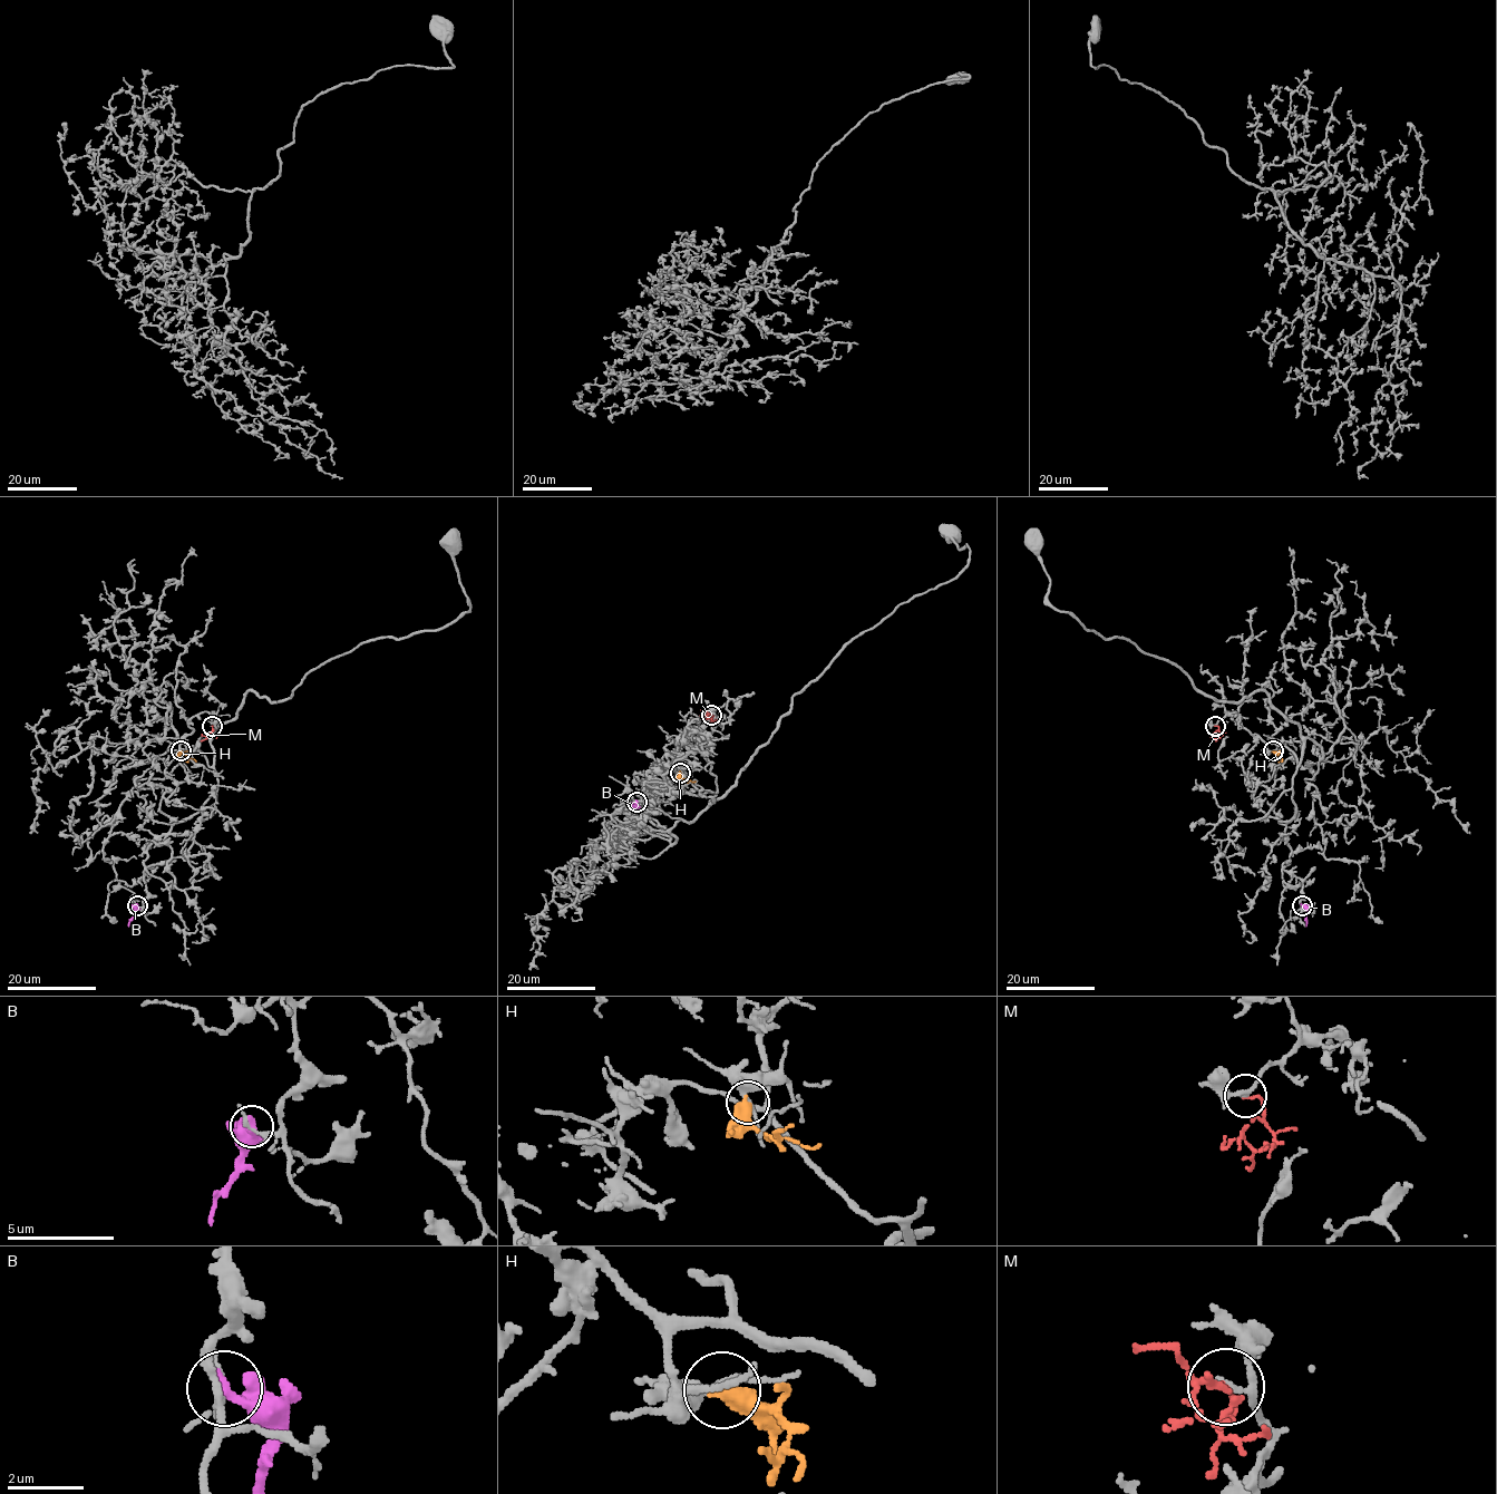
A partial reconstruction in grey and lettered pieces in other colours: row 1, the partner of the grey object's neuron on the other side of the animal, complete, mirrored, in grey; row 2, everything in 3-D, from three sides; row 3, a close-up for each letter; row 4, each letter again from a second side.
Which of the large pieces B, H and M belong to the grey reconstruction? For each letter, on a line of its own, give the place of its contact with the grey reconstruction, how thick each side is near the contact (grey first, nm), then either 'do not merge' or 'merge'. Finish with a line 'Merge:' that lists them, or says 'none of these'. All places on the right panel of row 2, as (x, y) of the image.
B: (1302, 905) | 140/320 nm | do not merge
H: (1273, 750) | 280/550 nm | do not merge
M: (1215, 726) | 130/110 nm | do not merge
Merge: none of these

